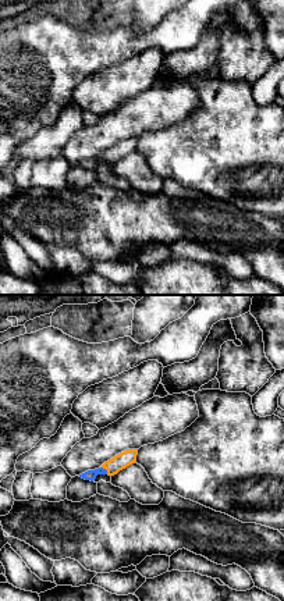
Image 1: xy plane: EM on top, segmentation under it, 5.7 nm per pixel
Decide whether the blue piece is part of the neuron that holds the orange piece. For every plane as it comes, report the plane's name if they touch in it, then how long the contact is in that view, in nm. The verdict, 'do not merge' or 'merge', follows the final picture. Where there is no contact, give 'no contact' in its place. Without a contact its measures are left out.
meets orange in xy; contact 60 nm long

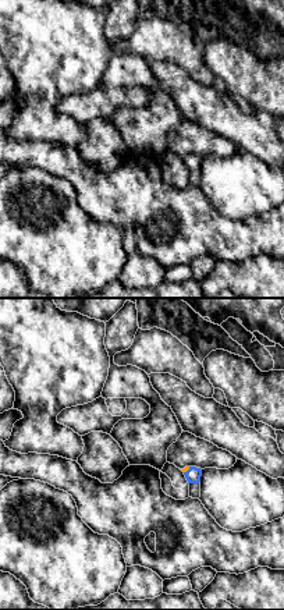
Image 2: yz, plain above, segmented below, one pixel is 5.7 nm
meets orange in yz; contact 50 nm long

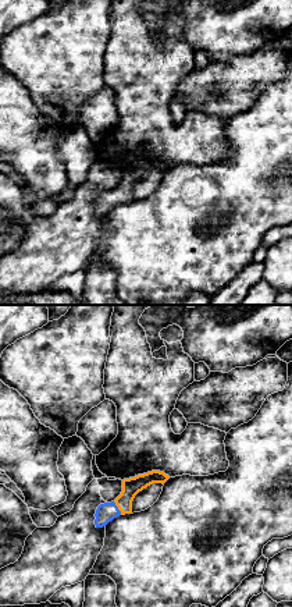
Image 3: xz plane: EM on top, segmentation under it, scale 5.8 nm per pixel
meets orange in xz; contact 90 nm long

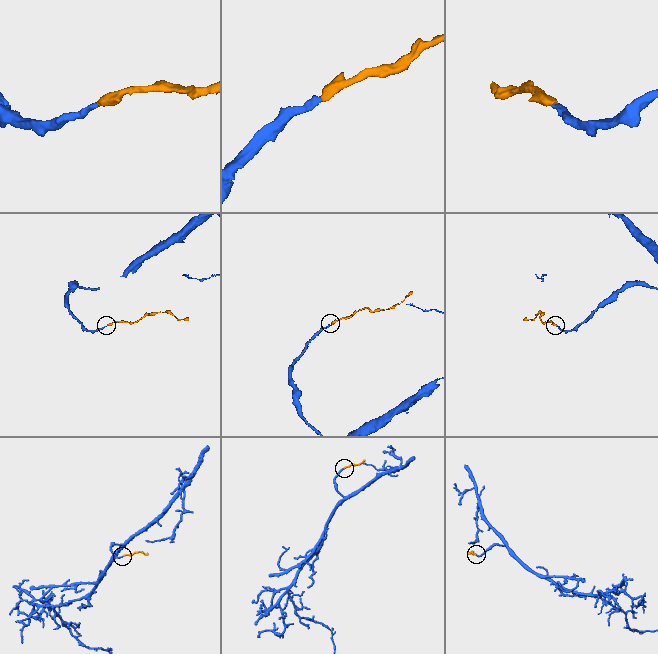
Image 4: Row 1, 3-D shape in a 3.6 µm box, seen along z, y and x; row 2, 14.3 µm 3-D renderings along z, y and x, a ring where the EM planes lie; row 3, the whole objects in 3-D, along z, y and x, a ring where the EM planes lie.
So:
merge

